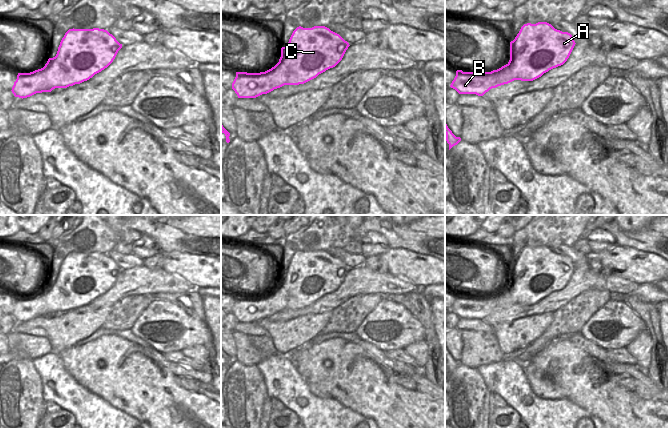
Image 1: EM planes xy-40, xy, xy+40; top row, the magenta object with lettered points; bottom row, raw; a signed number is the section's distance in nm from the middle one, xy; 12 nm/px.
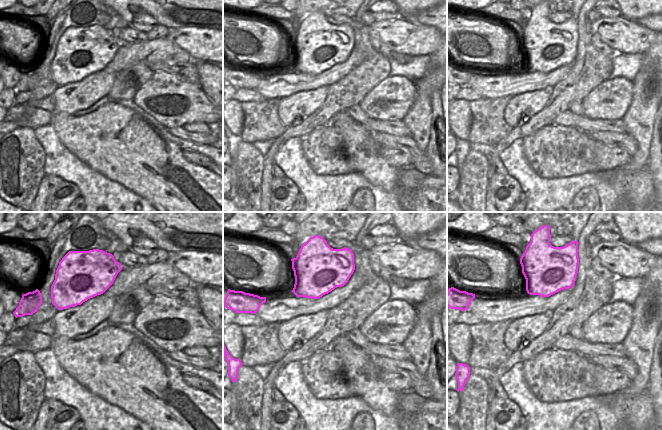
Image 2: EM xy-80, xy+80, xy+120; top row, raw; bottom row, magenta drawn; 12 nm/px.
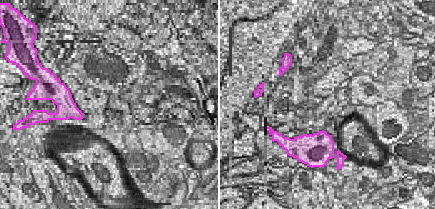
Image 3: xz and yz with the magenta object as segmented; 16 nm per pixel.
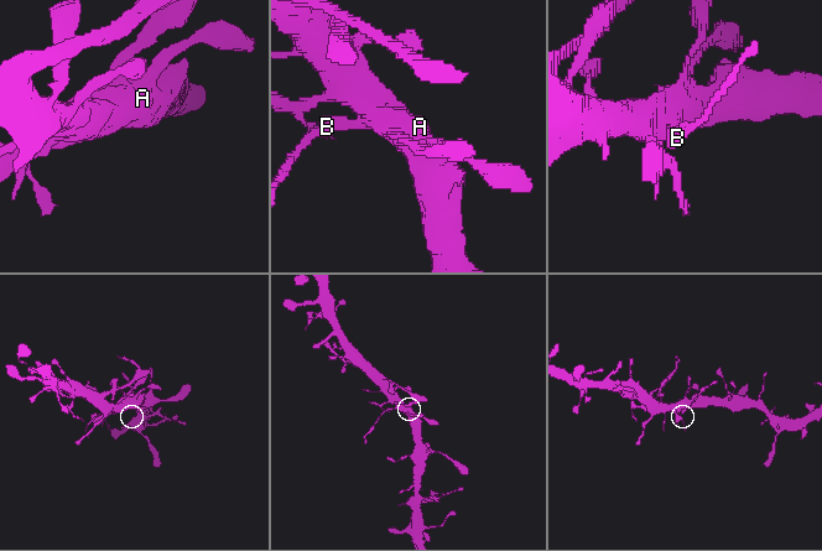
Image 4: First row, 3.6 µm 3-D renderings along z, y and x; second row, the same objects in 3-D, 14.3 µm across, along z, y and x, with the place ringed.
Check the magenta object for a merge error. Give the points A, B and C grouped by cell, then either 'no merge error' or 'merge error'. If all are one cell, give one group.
A C / B; merge error

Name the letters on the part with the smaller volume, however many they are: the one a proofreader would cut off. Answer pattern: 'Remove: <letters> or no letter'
Remove: B

